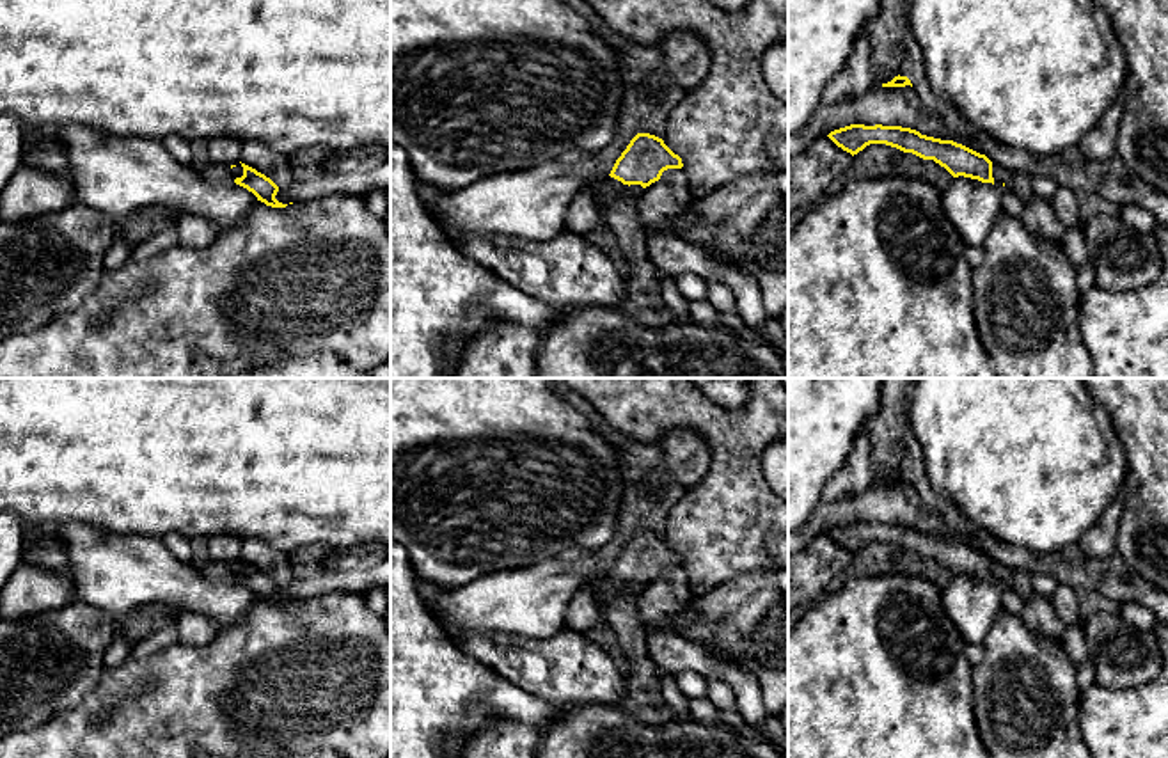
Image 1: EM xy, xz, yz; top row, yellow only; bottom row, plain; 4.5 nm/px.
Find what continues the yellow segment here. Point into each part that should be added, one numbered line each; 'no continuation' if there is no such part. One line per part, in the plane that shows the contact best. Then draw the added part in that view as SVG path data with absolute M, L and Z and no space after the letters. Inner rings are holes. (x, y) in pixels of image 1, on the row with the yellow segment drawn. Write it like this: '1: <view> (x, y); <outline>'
1: xz (611, 187); M605 178L600 188L600 195L595 197L595 206L604 209L604 206L612 201L616 195L634 195L634 197L641 197L643 193L643 186L641 185L623 185L621 181L614 179L614 178Z

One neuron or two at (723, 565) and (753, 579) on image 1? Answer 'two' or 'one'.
two

